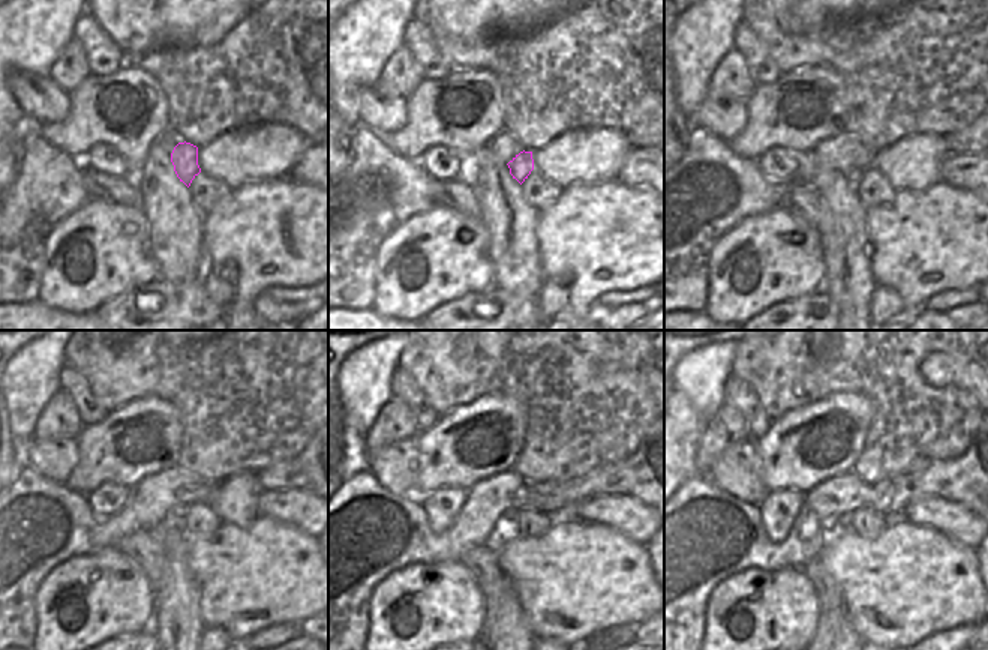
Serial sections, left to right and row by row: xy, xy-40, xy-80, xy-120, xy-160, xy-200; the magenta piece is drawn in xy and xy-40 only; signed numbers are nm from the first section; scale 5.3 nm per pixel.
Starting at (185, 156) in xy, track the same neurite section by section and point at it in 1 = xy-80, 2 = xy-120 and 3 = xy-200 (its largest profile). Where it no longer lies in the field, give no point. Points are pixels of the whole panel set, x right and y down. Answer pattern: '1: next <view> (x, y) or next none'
1: next xy-80 (853, 176)
2: next xy-120 (179, 511)
3: next xy-200 (844, 523)

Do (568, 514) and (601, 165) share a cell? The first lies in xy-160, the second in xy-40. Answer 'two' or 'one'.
one

